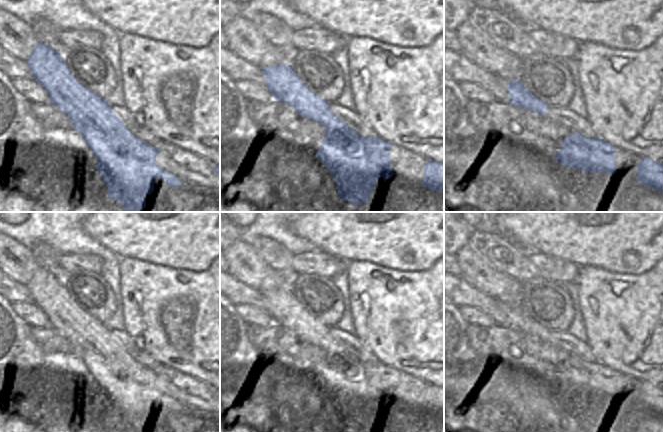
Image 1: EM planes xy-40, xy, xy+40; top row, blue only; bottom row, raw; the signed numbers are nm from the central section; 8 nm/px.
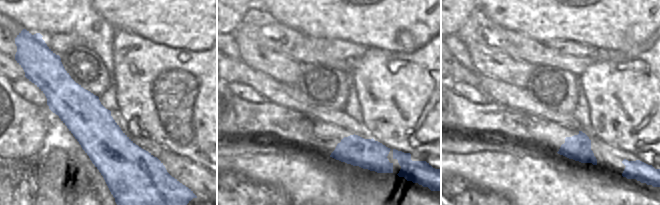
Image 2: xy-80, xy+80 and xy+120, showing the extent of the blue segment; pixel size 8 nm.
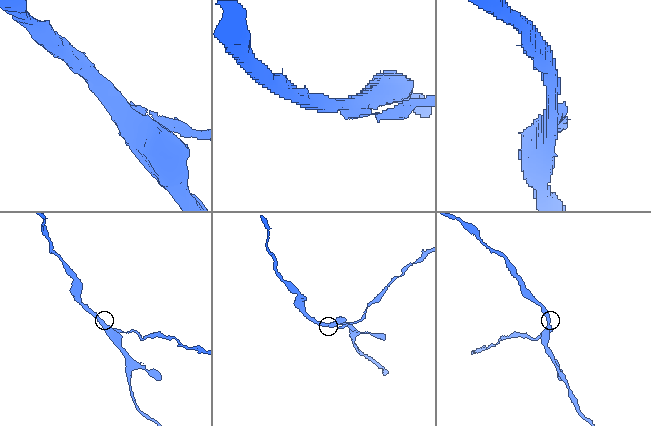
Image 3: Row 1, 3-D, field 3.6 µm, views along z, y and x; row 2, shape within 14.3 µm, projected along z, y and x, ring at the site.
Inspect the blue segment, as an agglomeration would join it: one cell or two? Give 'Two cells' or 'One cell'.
Two cells.

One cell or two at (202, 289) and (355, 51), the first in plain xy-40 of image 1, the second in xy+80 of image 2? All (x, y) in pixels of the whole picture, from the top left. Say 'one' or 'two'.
two

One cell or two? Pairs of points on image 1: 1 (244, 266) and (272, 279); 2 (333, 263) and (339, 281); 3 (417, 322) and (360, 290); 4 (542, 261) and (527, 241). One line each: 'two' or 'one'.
1: one
2: two
3: one
4: two

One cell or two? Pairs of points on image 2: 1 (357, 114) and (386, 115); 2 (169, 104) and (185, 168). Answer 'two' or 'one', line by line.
1: two
2: two

